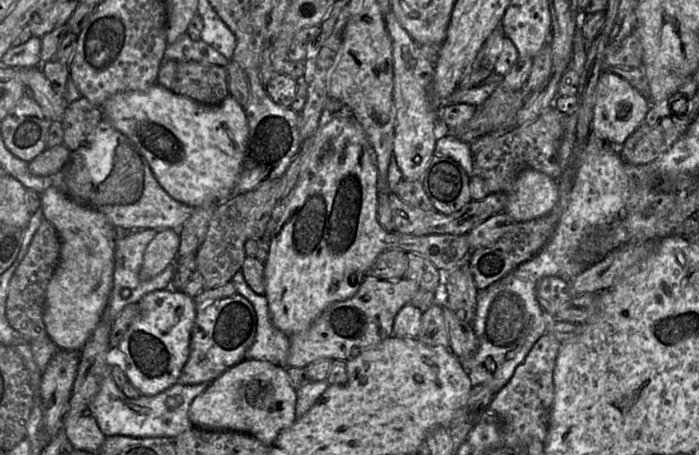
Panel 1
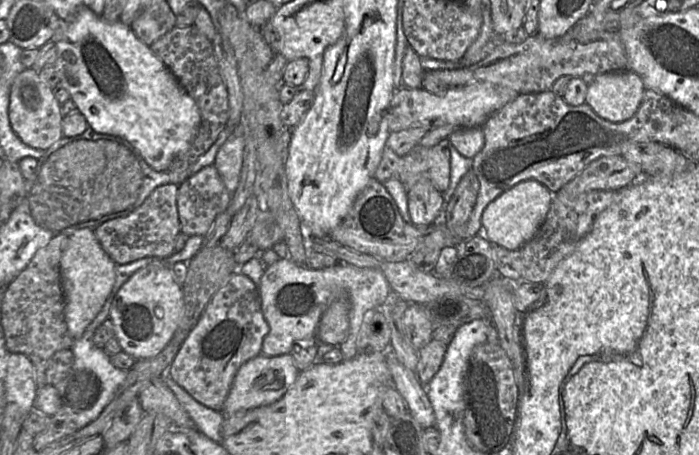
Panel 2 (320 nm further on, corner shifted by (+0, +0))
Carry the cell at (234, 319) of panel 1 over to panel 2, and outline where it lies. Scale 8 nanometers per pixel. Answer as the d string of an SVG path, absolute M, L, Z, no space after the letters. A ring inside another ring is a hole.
M237 270L213 296L198 323L181 345L168 373L195 400L221 412L237 371L245 362L261 354L263 340L268 332L269 326L262 312L259 287Z

